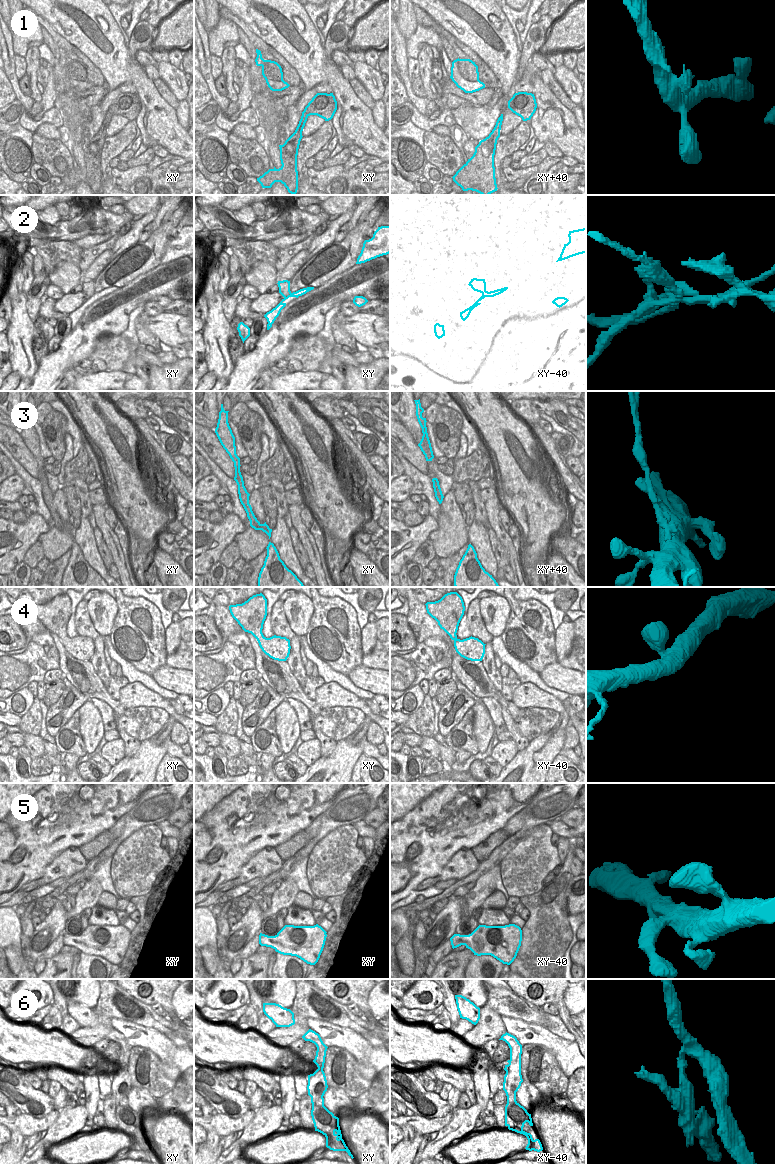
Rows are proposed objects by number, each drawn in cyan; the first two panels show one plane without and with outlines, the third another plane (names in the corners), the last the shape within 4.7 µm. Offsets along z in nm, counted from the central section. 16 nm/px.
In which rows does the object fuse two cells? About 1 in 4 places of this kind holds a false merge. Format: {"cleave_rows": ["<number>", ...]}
{"cleave_rows": ["2", "6"]}

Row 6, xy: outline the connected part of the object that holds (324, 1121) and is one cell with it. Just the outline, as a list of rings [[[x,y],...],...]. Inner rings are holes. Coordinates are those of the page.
[[[313,1106],[311,1116],[314,1123],[315,1131],[323,1135],[332,1136],[334,1143],[337,1139],[342,1139],[339,1126],[339,1118],[330,1112],[325,1106]]]

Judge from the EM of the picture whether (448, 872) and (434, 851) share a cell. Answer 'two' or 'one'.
two

